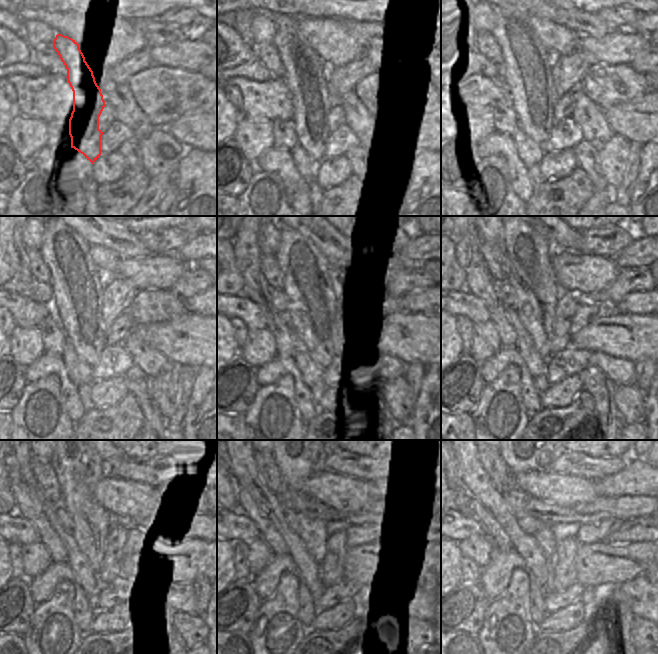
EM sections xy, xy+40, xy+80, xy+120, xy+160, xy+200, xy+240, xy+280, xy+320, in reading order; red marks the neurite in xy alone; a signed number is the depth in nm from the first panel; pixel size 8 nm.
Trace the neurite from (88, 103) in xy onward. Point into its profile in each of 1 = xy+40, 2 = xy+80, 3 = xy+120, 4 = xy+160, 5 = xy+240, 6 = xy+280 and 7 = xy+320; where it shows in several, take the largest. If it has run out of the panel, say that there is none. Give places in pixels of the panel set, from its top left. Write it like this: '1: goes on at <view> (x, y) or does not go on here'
1: goes on at xy+40 (302, 67)
2: goes on at xy+80 (526, 71)
3: goes on at xy+120 (78, 284)
4: goes on at xy+160 (309, 280)
5: goes on at xy+240 (78, 467)
6: goes on at xy+280 (297, 460)
7: goes on at xy+320 (517, 460)

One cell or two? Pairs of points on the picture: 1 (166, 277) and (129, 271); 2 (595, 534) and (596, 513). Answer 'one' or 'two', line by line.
1: one
2: two

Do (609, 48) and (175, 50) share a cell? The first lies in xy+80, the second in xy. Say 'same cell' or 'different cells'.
same cell

